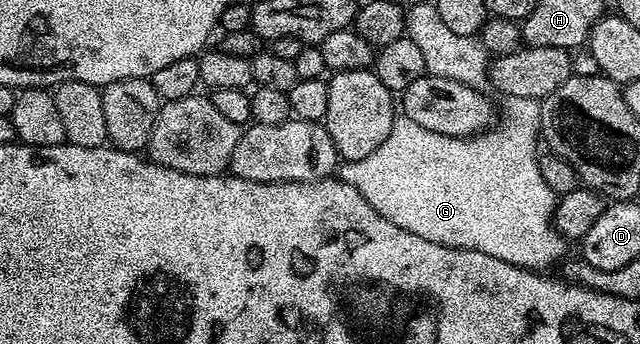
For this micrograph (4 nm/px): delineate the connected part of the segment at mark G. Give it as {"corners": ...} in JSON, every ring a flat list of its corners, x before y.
{"corners":[[510,98,507,103,506,115,503,116,502,123,498,122,493,128,477,133,473,137,453,138,450,135,440,135,438,132,422,128,415,121,406,117,395,117,388,140,384,140,384,144,380,144,380,148,376,148,376,152,364,156,364,160,343,161,340,166,340,177,343,182,352,184,352,188,356,188,356,192,360,192,360,196,364,196,364,200,368,200,368,204,372,204,372,208,376,208,376,212,380,212,380,216,392,220,392,224,396,224,396,228,404,228,404,232,412,232,412,236,424,236,424,240,432,240,432,244,444,244,448,248,485,252,488,256,496,256,496,260,508,260,508,264,516,264,525,270,545,271,550,268,546,266,552,265,554,261,557,263,563,257,561,254,565,252,568,242,558,233,553,223,556,196,552,192,552,188,548,188,548,184,544,184,544,176,540,176,540,164,538,163,540,157,540,149,538,150,538,142,540,146,540,106,532,98]]}

